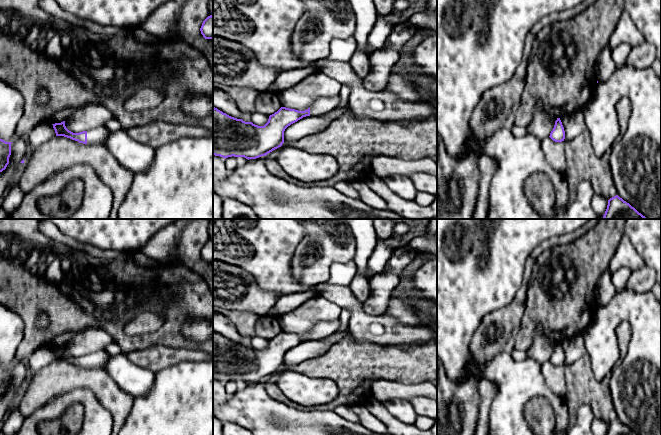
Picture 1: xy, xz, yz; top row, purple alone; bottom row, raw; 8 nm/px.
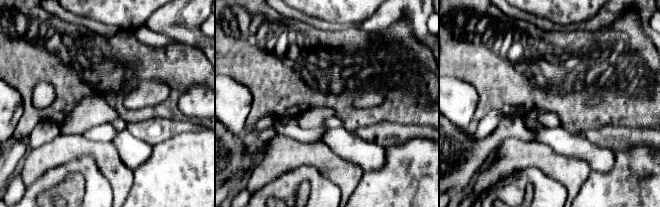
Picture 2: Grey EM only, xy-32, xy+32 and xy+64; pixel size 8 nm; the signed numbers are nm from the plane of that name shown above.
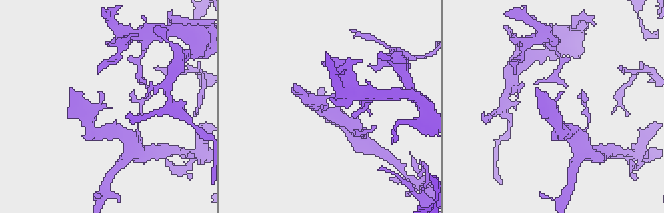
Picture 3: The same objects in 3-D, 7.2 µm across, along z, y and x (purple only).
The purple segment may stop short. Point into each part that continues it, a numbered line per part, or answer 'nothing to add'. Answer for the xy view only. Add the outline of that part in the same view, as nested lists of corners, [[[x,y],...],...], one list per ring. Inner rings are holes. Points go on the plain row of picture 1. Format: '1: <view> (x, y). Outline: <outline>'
1: xy (100, 358). Outline: [[[103,349],[95,351],[93,353],[89,353],[86,356],[87,356],[87,368],[89,369],[95,367],[105,368],[112,357]]]

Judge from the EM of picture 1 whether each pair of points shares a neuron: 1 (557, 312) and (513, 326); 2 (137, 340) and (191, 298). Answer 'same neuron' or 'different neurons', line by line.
1: different neurons
2: same neuron

